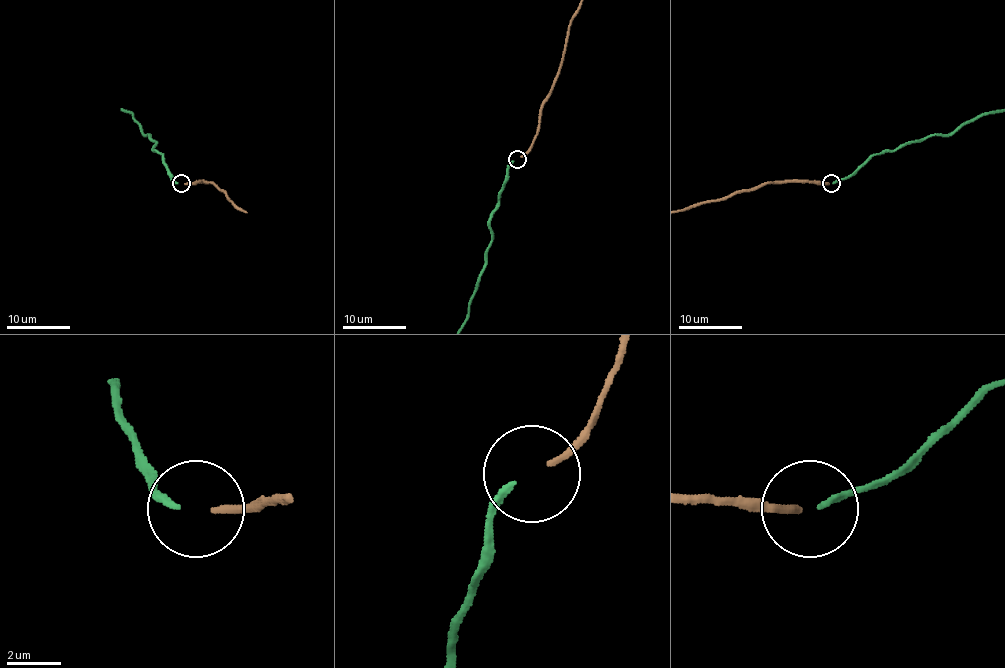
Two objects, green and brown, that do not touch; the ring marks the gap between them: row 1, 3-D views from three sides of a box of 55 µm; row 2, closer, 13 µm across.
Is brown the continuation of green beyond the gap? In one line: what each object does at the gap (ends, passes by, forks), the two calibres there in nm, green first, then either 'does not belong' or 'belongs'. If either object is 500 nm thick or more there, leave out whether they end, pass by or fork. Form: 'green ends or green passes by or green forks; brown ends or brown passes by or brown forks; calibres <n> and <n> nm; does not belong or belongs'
green ends; brown ends; calibres 240 and 240 nm; belongs

